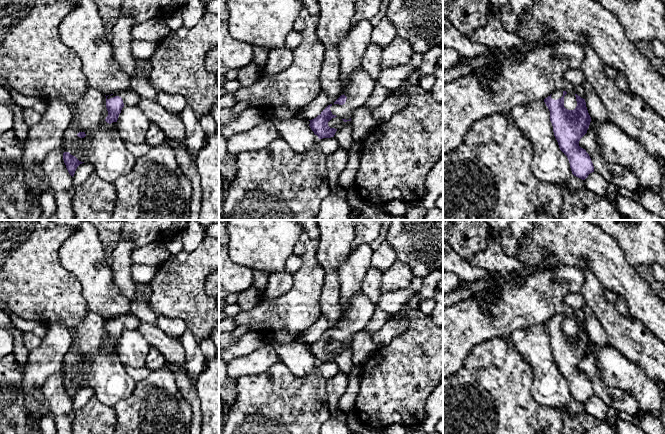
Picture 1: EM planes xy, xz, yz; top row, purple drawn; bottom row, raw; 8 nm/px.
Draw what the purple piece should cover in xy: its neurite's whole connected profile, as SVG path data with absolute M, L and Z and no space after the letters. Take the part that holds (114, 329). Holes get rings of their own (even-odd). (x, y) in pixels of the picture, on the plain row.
M131 312L106 320L106 332L108 340L105 345L109 348L117 346L119 338L125 329L136 329L140 320Z

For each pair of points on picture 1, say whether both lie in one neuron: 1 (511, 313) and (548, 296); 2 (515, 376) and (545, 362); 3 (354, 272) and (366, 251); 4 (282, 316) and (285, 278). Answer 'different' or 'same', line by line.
1: same
2: different
3: same
4: different

